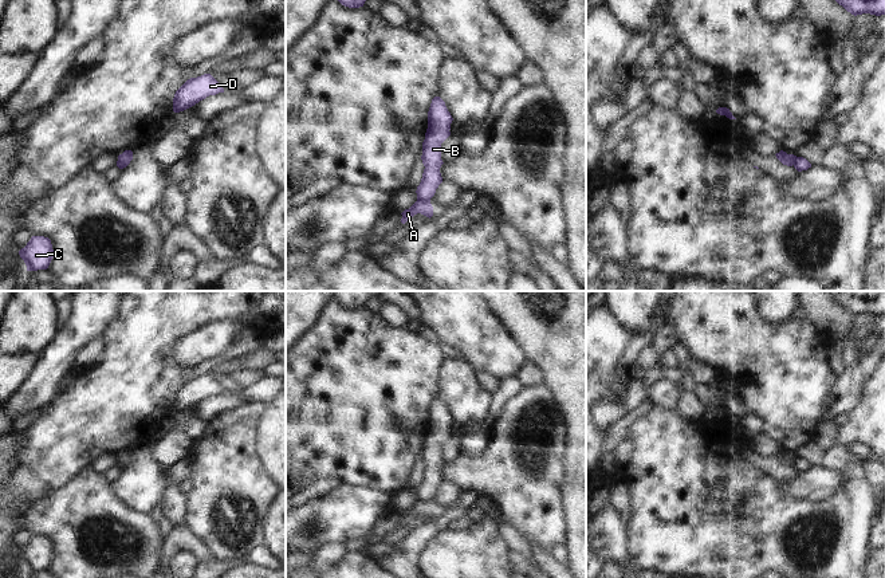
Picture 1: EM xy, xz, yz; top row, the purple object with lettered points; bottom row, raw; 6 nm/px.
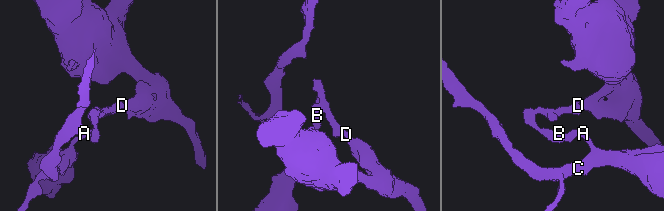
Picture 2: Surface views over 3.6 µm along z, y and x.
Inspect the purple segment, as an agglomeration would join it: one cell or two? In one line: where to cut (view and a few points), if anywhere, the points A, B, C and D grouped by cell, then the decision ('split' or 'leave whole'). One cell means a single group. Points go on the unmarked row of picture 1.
cut xz (417, 498), (429, 502); groups A C / B D; split

